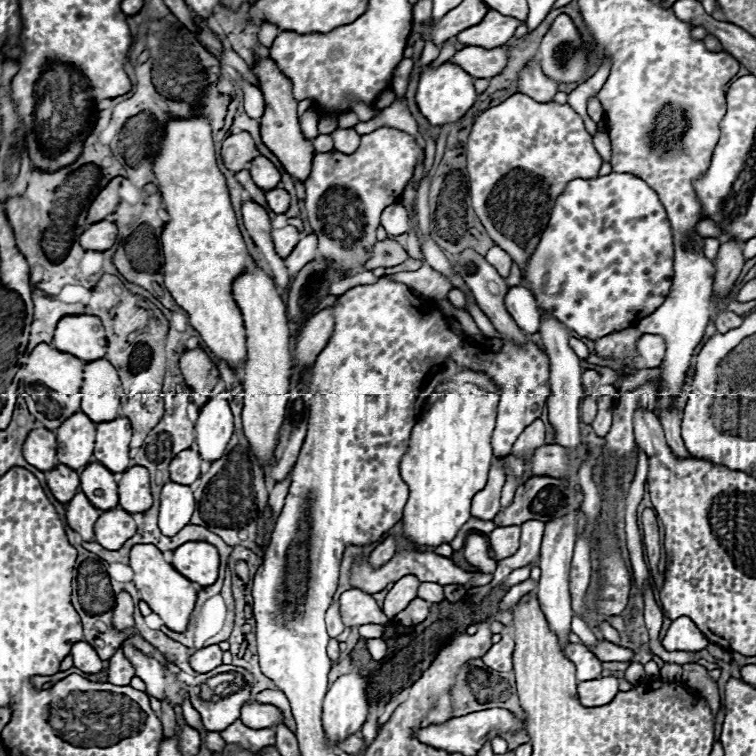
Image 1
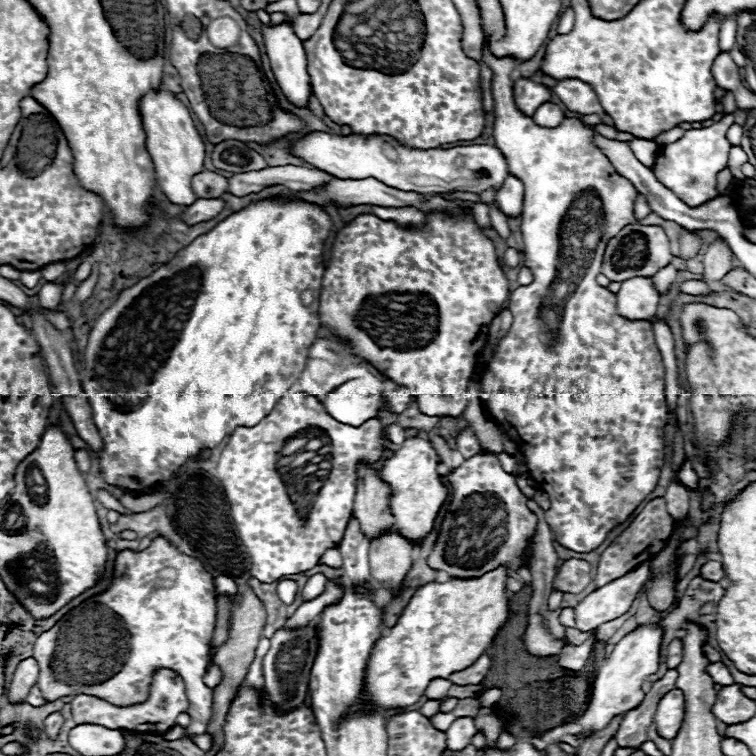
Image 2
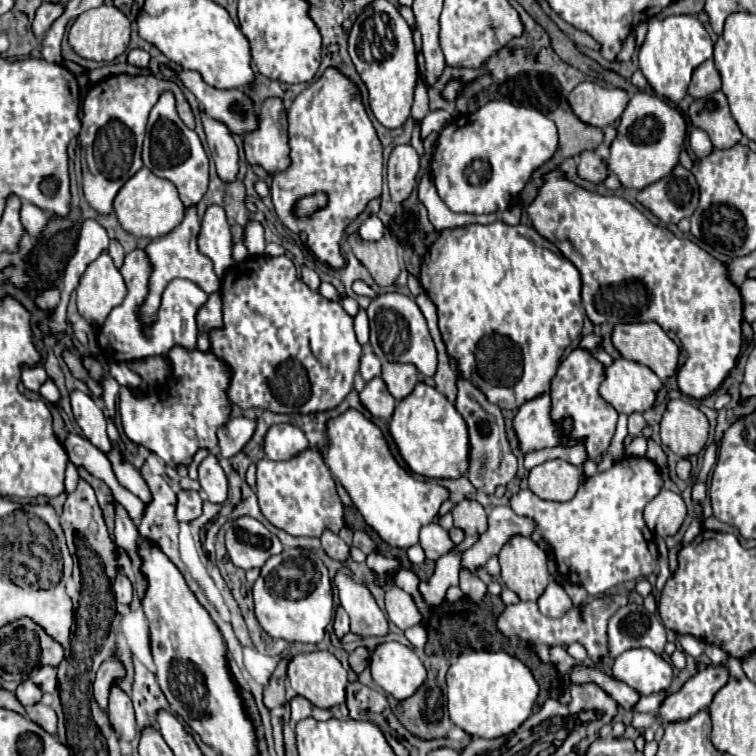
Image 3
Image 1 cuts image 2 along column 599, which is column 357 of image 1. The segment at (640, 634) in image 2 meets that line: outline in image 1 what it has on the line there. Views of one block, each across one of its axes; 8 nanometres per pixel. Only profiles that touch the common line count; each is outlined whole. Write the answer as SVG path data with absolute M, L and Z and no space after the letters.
M358 670L340 676L328 688L322 708L322 728L332 746L362 728L368 714L366 688L368 678Z

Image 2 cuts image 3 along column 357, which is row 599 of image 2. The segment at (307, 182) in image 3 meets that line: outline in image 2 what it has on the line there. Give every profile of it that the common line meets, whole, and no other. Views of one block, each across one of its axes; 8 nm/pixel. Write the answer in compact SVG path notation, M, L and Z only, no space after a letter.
M166 536L152 540L152 544L142 552L120 550L114 558L114 570L108 588L72 608L66 616L62 616L62 620L58 620L36 640L34 658L40 668L36 686L48 702L68 694L96 694L112 704L126 706L146 700L154 670L170 668L184 678L186 696L190 706L194 706L194 718L188 726L190 732L204 734L212 718L212 690L202 678L212 664L210 652L216 614L218 604L214 576L206 572L198 558L182 554Z

